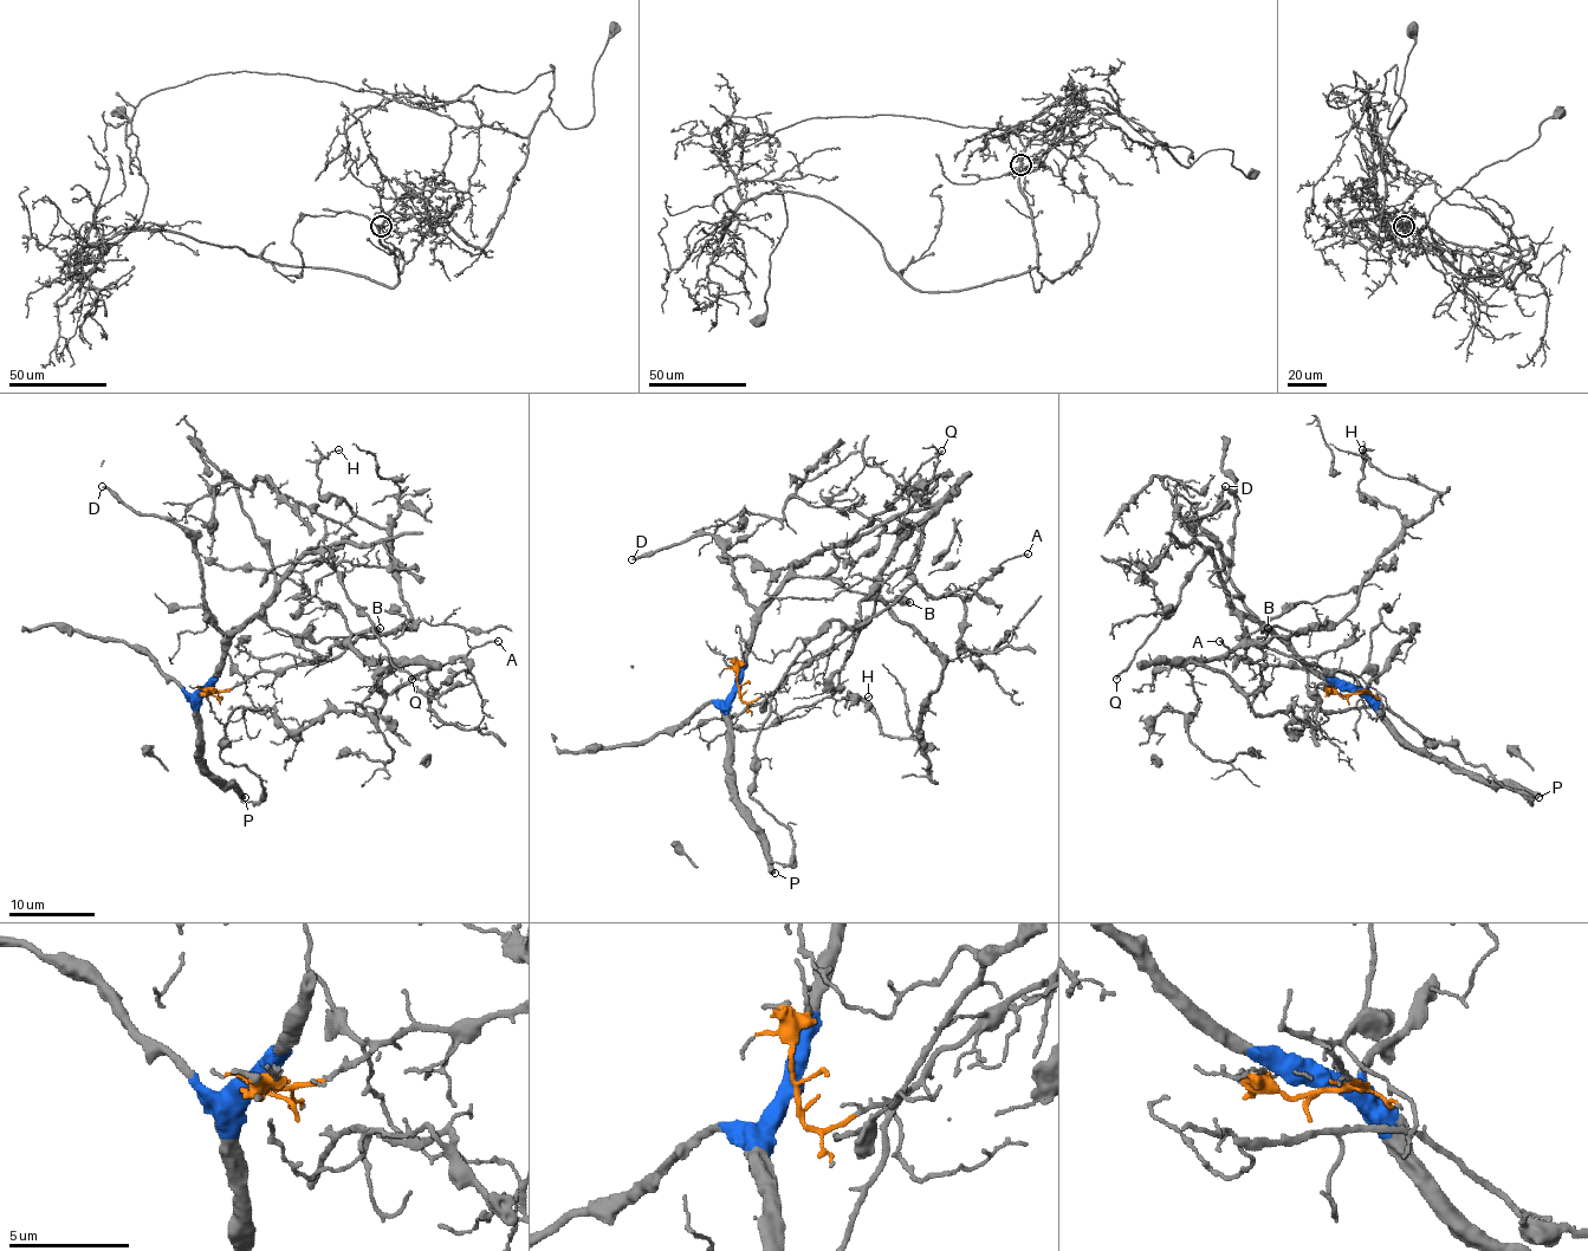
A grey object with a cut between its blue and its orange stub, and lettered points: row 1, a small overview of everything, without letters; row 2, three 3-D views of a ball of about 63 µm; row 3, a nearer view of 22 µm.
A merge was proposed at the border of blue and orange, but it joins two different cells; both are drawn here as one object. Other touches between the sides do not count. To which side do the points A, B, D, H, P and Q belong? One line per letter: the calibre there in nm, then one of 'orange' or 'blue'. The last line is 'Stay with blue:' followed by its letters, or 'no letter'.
A: 180 nm | orange
B: 550 nm | blue
D: 240 nm | blue
H: 110 nm | orange
P: 500 nm | blue
Q: 200 nm | blue
Stay with blue: B, D, P, Q

